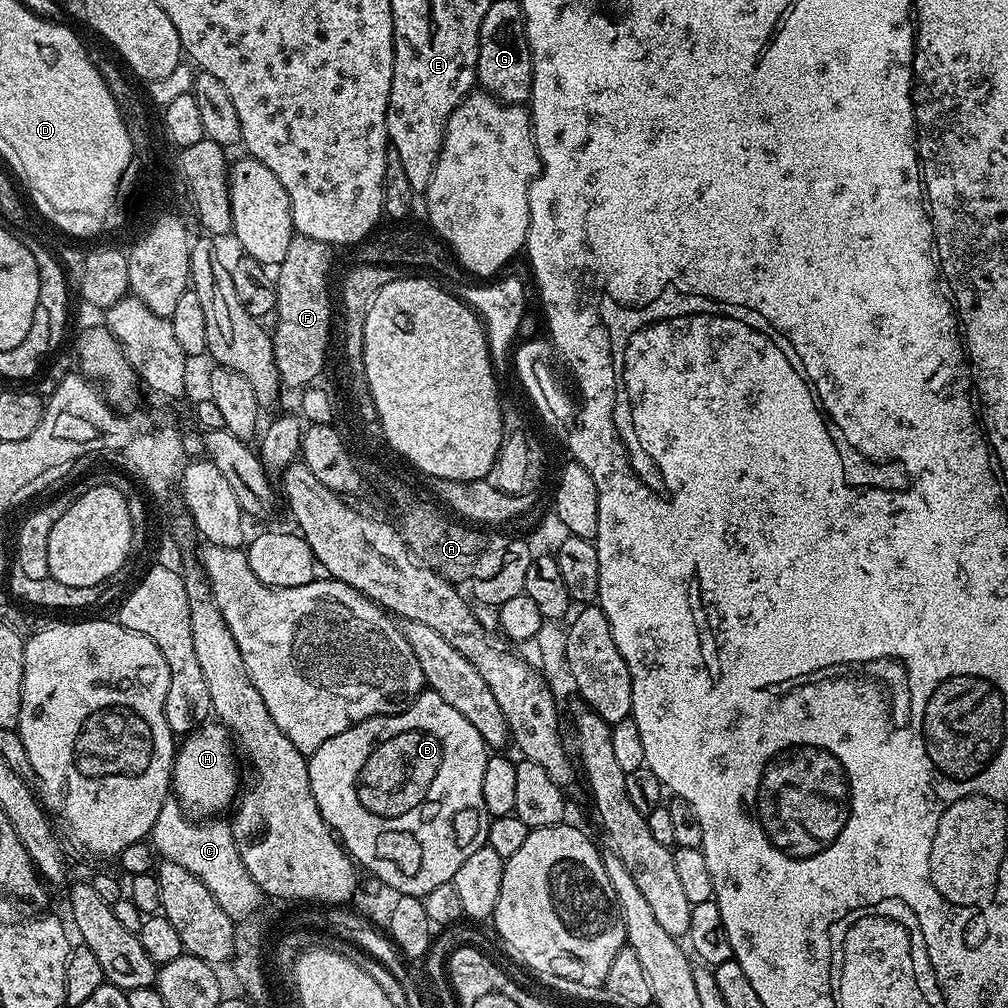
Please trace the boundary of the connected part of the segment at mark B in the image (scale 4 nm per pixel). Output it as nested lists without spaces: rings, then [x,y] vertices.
[[[425,690],[408,705],[407,708],[393,712],[390,716],[371,716],[368,720],[358,722],[342,734],[334,734],[318,750],[314,750],[308,757],[308,773],[310,774],[310,790],[314,790],[314,802],[318,802],[318,810],[329,828],[344,845],[349,856],[365,873],[371,874],[381,881],[385,889],[393,888],[393,893],[401,896],[418,896],[423,898],[434,890],[434,886],[451,884],[454,874],[458,874],[462,862],[474,854],[474,850],[485,847],[488,843],[488,821],[490,819],[486,811],[486,798],[482,798],[482,774],[486,774],[486,762],[490,755],[490,749],[485,744],[482,734],[450,706],[439,694],[431,690]]]

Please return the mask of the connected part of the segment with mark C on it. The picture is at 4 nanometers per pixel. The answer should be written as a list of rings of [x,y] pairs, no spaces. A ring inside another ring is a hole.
[[[169,798],[158,813],[158,822],[154,822],[150,833],[150,843],[161,857],[176,862],[185,870],[190,870],[210,894],[214,894],[214,902],[226,910],[233,922],[242,921],[261,911],[262,893],[258,882],[250,878],[250,870],[242,866],[242,858],[238,854],[238,846],[234,842],[231,823],[220,818],[208,818],[197,822],[193,817],[180,809],[175,798]]]

